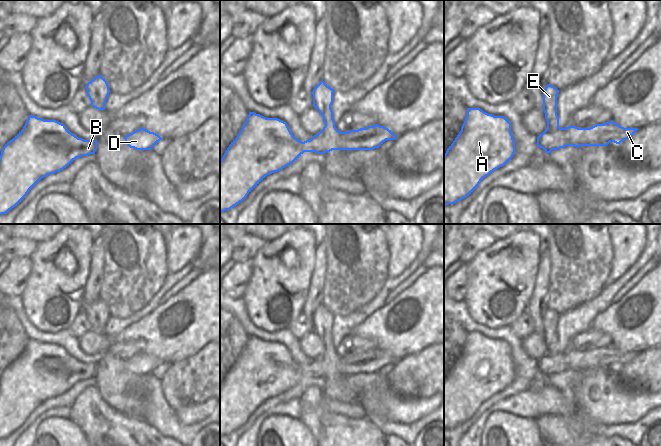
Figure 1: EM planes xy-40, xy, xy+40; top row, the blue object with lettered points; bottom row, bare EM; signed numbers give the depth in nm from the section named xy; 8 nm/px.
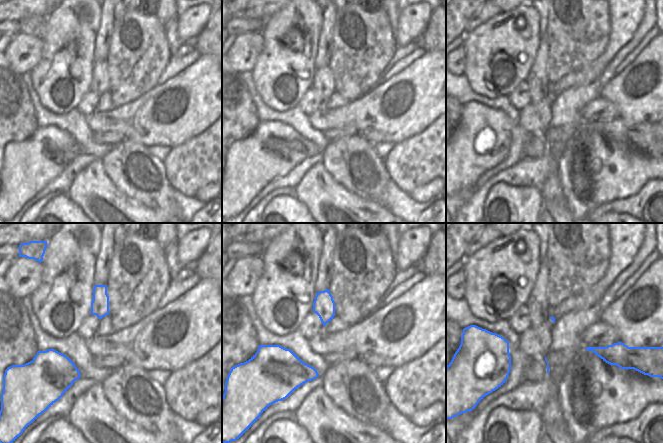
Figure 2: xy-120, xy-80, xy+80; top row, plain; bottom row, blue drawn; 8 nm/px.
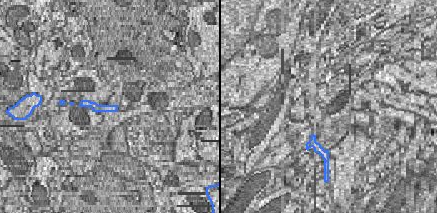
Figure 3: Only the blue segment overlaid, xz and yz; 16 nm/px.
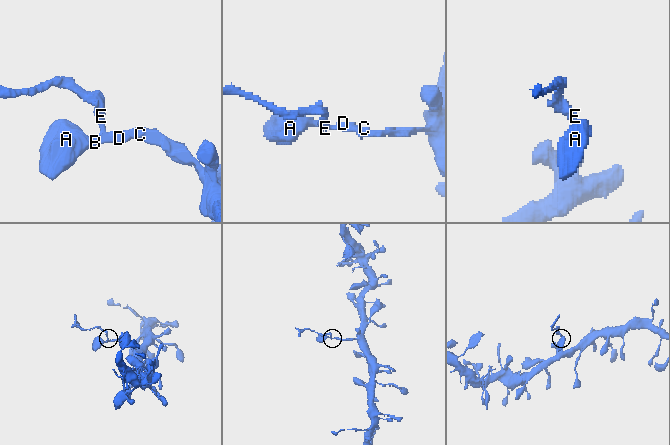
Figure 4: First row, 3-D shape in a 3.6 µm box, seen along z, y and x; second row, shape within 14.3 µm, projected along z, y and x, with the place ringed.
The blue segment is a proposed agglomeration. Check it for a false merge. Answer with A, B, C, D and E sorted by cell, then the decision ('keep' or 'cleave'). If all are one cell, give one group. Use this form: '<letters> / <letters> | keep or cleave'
A B C D / E | cleave

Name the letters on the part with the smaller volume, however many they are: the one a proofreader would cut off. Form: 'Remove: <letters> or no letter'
Remove: E

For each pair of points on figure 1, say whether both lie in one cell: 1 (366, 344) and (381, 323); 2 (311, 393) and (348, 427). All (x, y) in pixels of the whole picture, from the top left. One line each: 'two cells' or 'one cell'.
1: two cells
2: one cell

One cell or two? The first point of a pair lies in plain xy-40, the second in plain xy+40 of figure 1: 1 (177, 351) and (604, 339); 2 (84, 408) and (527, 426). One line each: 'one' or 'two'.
1: two
2: two

